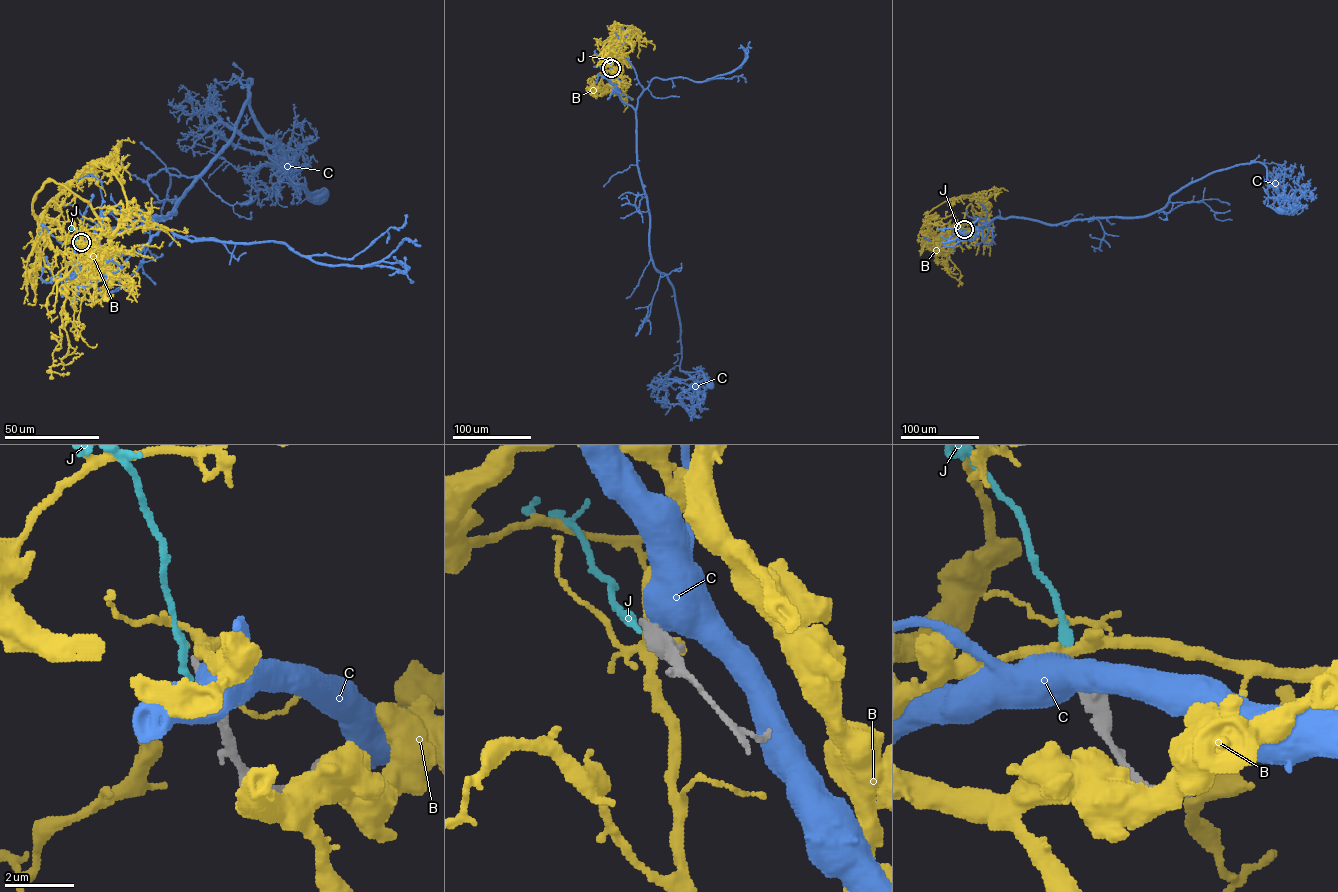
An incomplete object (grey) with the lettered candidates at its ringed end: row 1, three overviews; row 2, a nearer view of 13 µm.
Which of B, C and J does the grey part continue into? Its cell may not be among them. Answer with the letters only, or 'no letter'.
no letter

